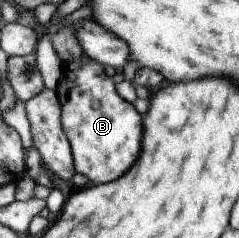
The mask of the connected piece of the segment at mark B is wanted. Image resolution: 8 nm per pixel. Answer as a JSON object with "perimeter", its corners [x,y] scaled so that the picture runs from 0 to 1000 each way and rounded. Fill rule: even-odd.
{"perimeter":[[[364,239],[339,244],[368,256],[347,269],[331,269],[322,252],[259,256],[251,277],[259,311],[226,374],[251,441],[251,521],[293,609],[318,727],[339,727],[347,744],[364,744],[389,769],[439,769],[439,761],[464,761],[464,752],[490,752],[498,735],[515,735],[548,702],[556,668],[573,660],[582,618],[590,618],[590,483],[544,433],[498,408],[485,361],[464,328],[431,303],[423,269],[372,252]]]}

